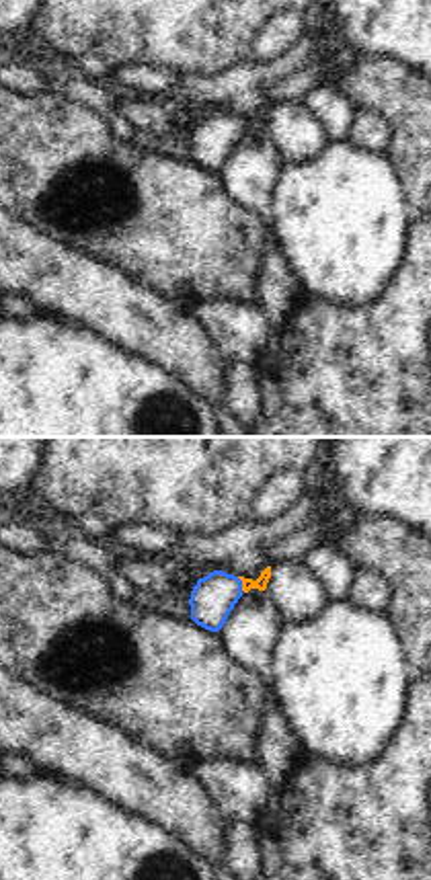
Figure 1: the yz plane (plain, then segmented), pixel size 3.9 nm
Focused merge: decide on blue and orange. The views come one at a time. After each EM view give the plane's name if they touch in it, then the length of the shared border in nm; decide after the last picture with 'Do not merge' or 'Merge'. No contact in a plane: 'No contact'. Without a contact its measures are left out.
Touches blue in yz. Shared border 70 nm

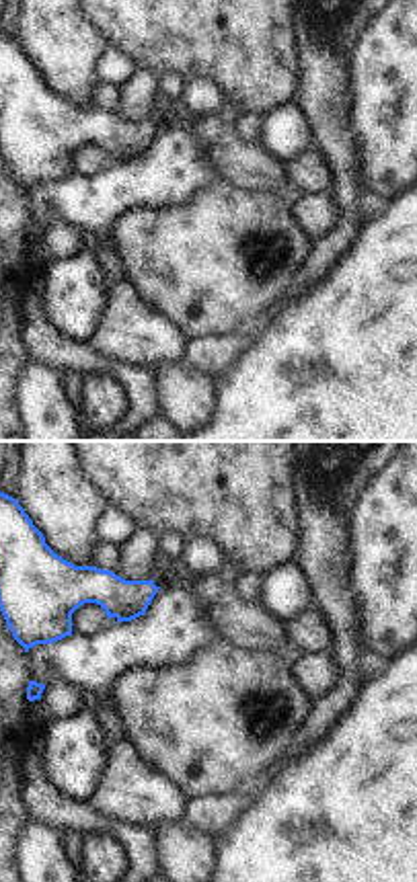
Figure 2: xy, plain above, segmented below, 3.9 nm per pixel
No contact

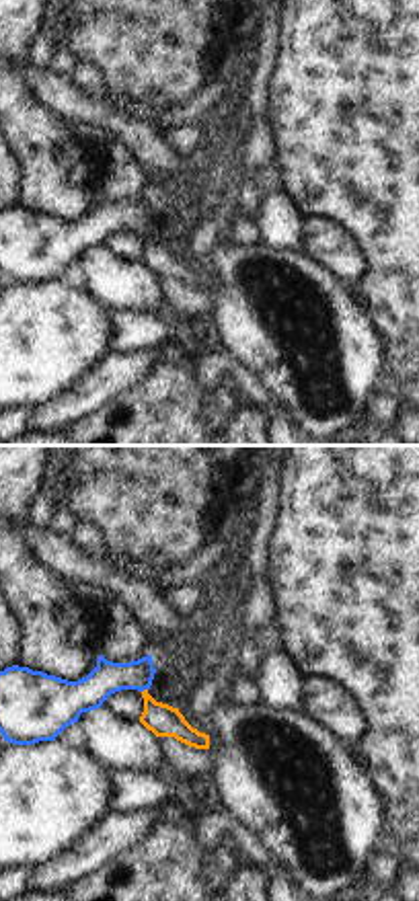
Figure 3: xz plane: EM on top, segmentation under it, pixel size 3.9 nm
Touches blue in xz. Shared border 30 nm

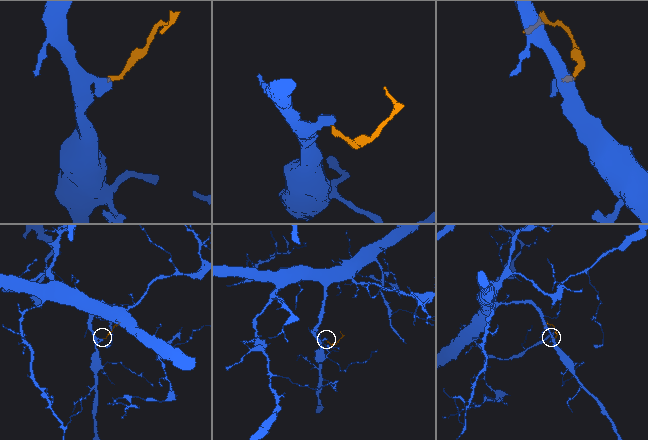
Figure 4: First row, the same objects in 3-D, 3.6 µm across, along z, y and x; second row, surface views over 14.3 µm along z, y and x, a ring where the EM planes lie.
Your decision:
Merge

